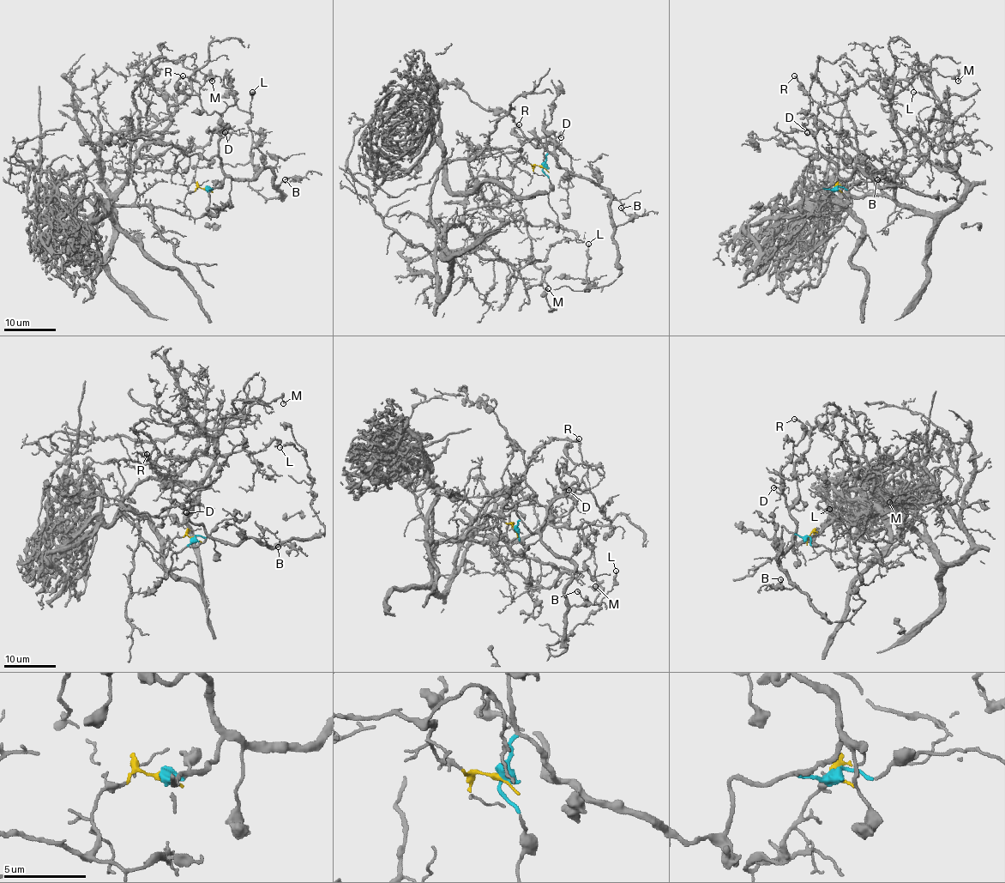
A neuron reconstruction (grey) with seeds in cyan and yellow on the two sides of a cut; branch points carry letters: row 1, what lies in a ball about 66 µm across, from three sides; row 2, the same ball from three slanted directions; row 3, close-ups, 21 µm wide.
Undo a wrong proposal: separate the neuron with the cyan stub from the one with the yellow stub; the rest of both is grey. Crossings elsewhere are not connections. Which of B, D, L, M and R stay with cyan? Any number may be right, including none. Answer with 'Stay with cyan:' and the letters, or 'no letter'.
Stay with cyan: B, D, L, R

